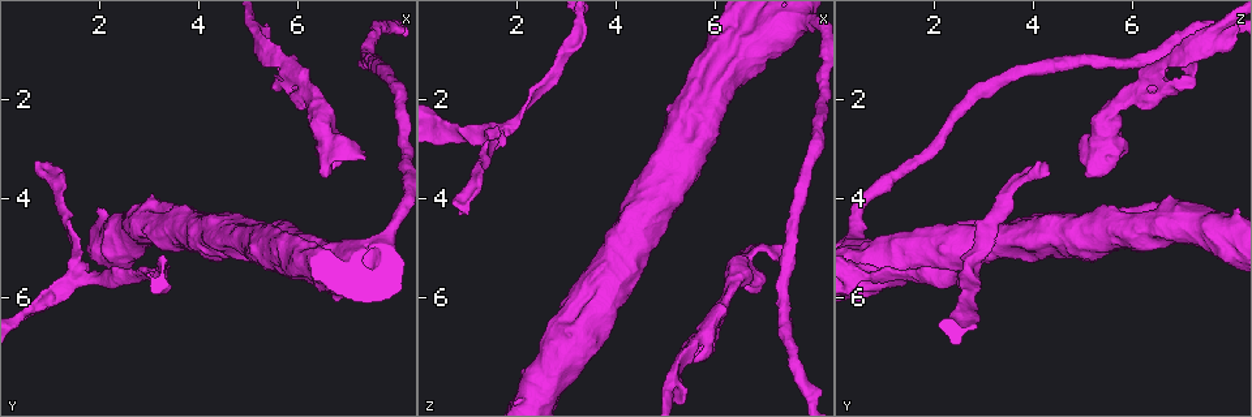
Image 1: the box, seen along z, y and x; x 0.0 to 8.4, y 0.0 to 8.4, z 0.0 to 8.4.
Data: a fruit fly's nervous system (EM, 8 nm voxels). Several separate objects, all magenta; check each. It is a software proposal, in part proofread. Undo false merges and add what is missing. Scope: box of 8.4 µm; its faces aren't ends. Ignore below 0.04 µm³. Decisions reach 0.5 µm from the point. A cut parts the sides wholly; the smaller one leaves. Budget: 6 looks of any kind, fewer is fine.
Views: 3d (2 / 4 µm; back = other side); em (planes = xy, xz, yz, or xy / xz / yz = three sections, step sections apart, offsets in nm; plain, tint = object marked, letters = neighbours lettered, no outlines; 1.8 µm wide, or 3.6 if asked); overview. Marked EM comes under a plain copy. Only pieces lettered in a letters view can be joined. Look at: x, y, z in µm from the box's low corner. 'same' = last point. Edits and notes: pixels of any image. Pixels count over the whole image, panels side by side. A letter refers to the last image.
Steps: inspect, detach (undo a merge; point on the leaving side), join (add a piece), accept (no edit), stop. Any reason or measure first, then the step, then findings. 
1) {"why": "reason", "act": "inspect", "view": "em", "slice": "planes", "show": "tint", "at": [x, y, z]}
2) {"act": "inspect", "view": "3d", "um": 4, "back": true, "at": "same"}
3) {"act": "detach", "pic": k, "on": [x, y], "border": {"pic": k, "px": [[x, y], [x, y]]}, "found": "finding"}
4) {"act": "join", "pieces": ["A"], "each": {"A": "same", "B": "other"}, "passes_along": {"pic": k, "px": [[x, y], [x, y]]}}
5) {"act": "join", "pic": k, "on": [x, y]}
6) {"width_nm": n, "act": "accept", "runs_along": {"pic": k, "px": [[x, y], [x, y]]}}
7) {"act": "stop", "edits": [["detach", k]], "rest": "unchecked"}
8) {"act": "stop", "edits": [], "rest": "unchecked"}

{"why": "three-way junction", "act": "inspect", "view": "3d", "um": 2, "at": [1.50, 5.65, 2.55]}

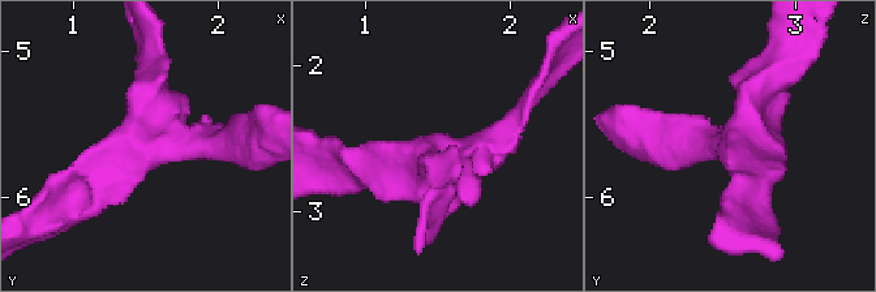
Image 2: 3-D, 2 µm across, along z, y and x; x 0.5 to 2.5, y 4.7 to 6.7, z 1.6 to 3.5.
{"arms": 3, "why": "shape alone is not enough", "act": "inspect", "view": "em", "slice": "xz", "step": 8, "show": "tint", "at": [1.48, 5.64, 2.64]}

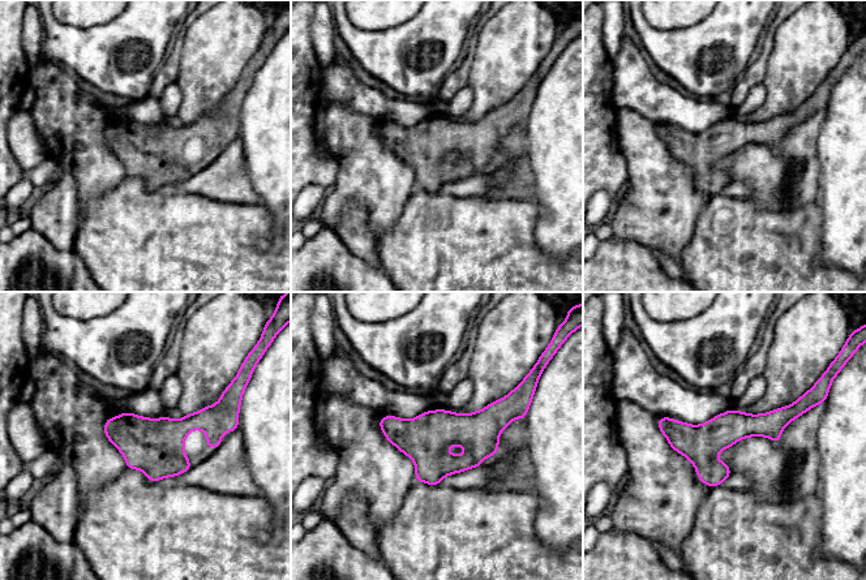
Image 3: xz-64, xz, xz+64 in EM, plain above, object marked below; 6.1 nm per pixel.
{"act": "inspect", "view": "em", "slice": "planes", "show": "letters", "at": "same"}

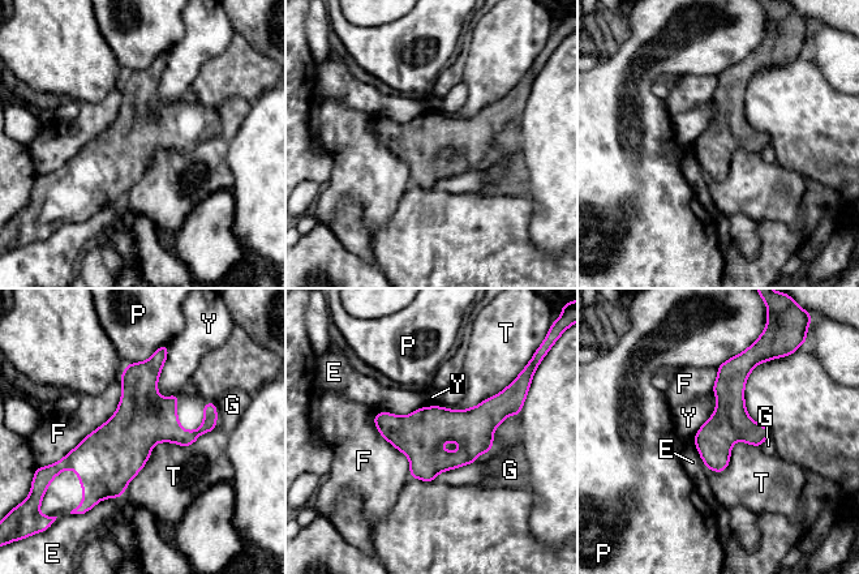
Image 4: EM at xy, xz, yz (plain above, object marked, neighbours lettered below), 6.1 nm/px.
{"act": "accept", "each": {"E": "other", "F": "other", "G": "other", "P": "other", "T": "other", "Y": "other"}, "border": {"pic": 4, "px": [[214, 429], [157, 442], [123, 493]]}, "found": "one neuron here"}

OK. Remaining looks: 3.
{"why": "an open end", "act": "inspect", "view": "em", "slice": "yz", "step": 8, "show": "tint", "at": [1.00, 3.30, 4.25]}

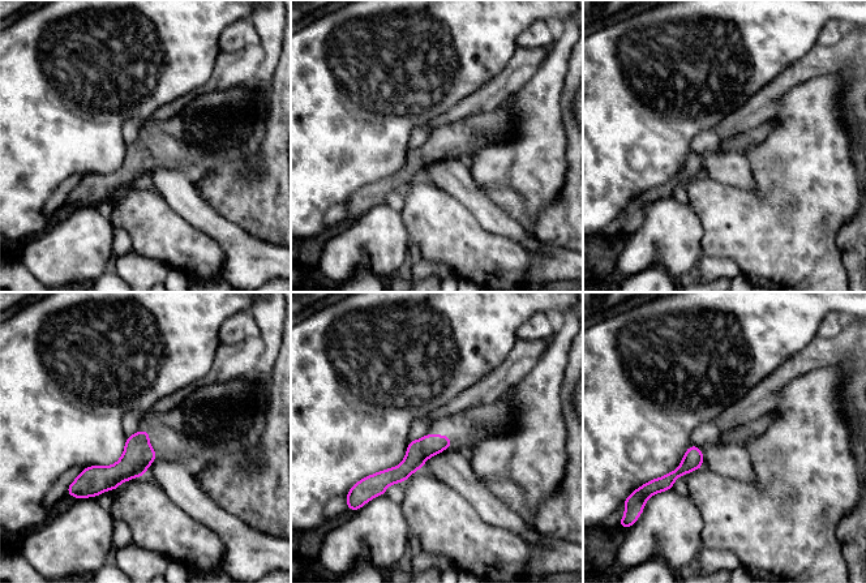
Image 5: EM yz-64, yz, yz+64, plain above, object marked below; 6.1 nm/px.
{"act": "inspect", "view": "em", "slice": "planes", "show": "letters", "at": "same"}

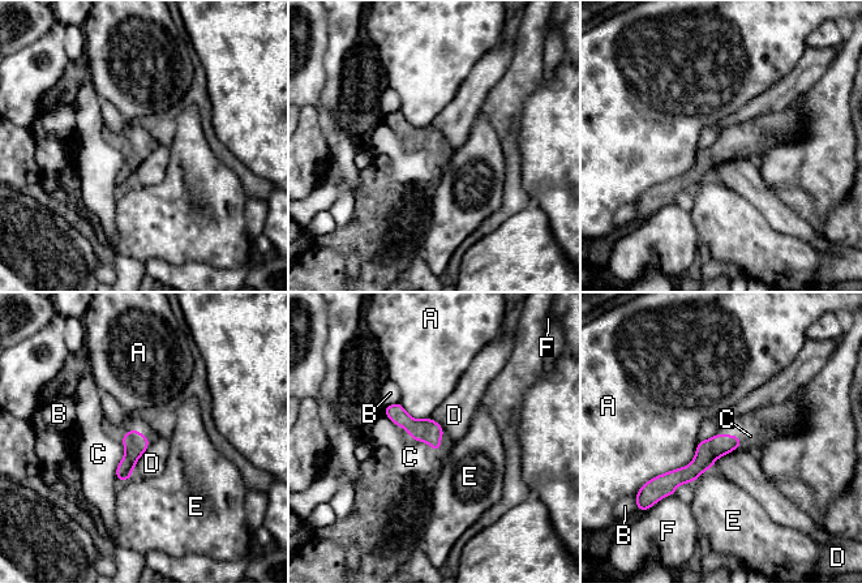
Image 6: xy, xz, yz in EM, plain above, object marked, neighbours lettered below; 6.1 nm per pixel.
{"act": "accept", "each": {"A": "other", "B": "other", "C": "other", "D": "other", "E": "other", "F": "other"}, "border": {"pic": 6, "px": [[149, 437], [149, 445], [131, 476]]}, "found": "none of them fits"}

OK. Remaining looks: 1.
{"act": "stop", "edits": [], "rest": "unchecked"}

